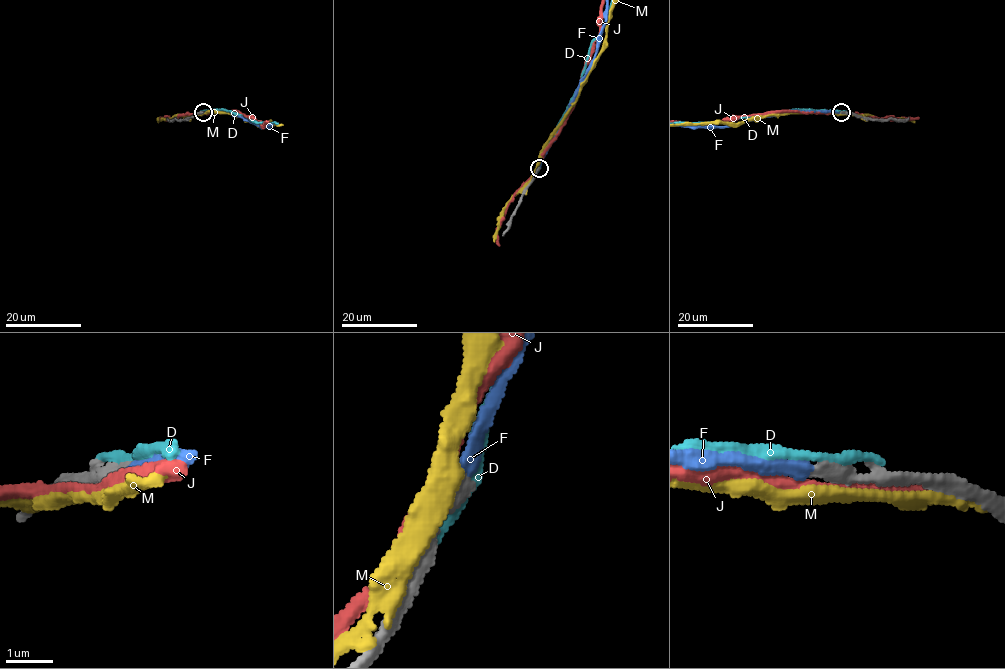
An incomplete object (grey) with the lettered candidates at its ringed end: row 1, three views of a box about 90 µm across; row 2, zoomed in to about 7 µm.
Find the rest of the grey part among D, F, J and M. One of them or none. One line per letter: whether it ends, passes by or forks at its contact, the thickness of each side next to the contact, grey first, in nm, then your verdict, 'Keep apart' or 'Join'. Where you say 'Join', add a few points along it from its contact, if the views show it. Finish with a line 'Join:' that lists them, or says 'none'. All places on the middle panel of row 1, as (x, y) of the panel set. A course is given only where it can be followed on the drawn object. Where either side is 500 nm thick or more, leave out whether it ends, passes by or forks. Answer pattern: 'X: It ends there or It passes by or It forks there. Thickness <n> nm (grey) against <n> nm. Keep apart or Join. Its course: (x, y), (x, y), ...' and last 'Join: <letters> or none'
D: It ends there. Thickness 320 nm (grey) against 240 nm. Keep apart
F: It ends there. Thickness 260 nm (grey) against 240 nm. Join
J: It passes by. Thickness 340 nm (grey) against 280 nm. Keep apart
M: It passes by. Thickness 300 nm (grey) against 360 nm. Keep apart
Join: F

